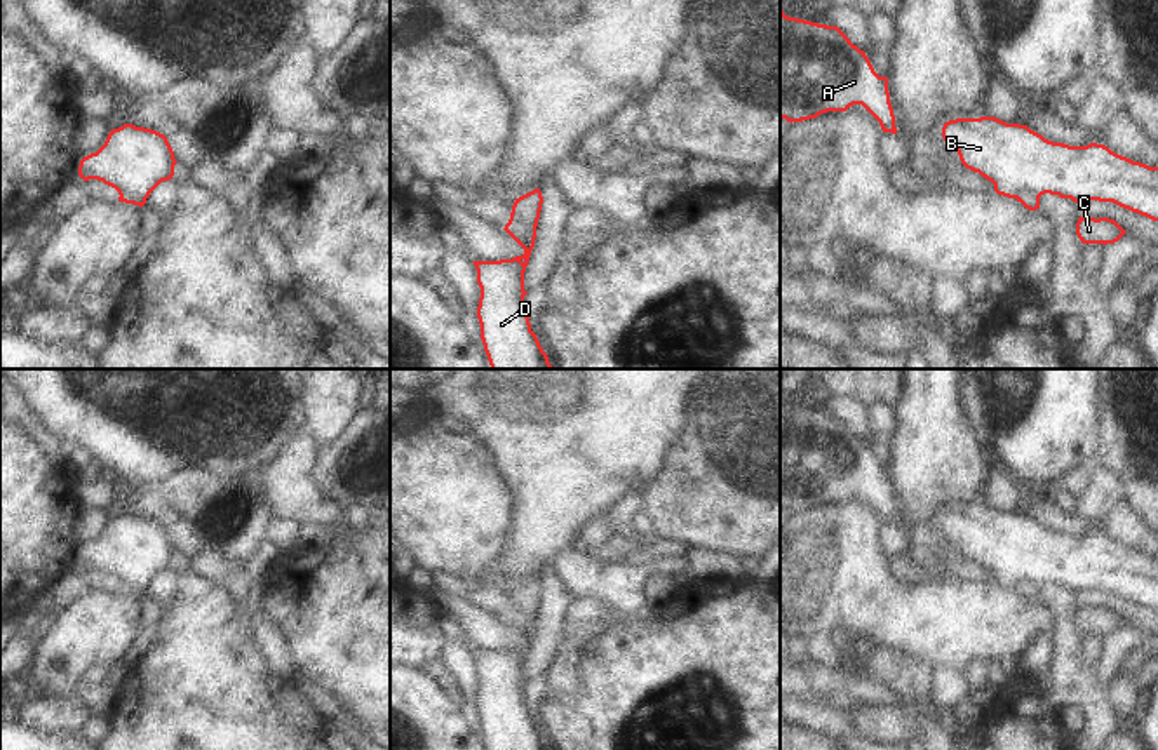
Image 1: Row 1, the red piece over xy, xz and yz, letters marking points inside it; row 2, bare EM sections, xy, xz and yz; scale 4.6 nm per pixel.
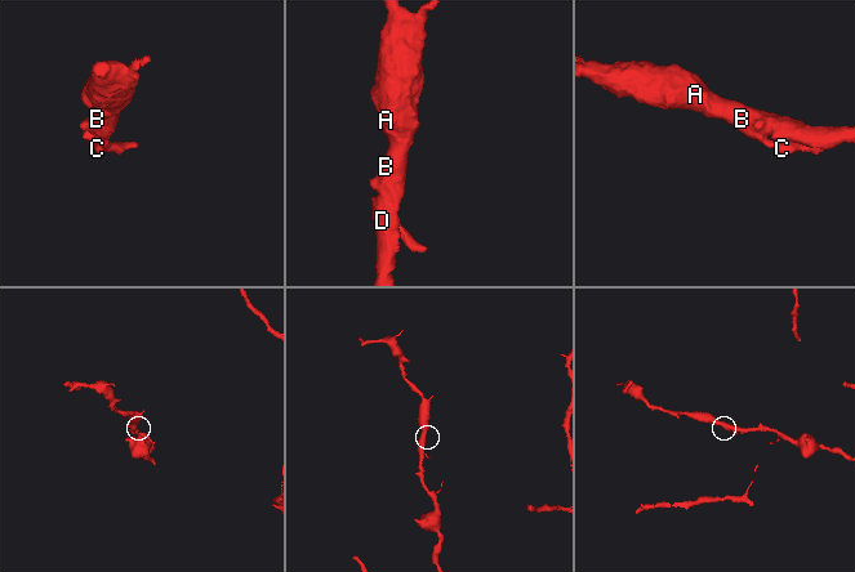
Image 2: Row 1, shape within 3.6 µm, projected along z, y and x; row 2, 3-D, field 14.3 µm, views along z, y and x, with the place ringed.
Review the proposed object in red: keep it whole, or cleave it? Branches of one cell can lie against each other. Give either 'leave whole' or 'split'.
split

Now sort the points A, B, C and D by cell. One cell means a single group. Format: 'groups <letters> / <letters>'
groups A B D / C

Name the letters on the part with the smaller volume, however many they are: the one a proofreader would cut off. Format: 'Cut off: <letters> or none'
Cut off: C

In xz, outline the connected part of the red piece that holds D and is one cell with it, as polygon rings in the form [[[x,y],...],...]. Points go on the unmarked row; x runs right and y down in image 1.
[[[540,578],[515,588],[510,607],[517,607],[521,613],[531,618],[531,626],[514,628],[522,639],[522,646],[500,651],[474,651],[477,660],[477,673],[481,677],[481,687],[477,696],[477,708],[481,713],[481,729],[488,750],[549,750],[547,743],[540,736],[536,724],[531,720],[529,706],[524,696],[524,661],[529,653],[531,640],[535,637],[536,616],[540,609],[543,586]]]

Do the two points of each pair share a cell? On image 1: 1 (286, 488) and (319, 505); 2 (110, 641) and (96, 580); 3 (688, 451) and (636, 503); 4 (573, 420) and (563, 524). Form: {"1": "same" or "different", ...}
{"1": "same", "2": "different", "3": "different", "4": "same"}

